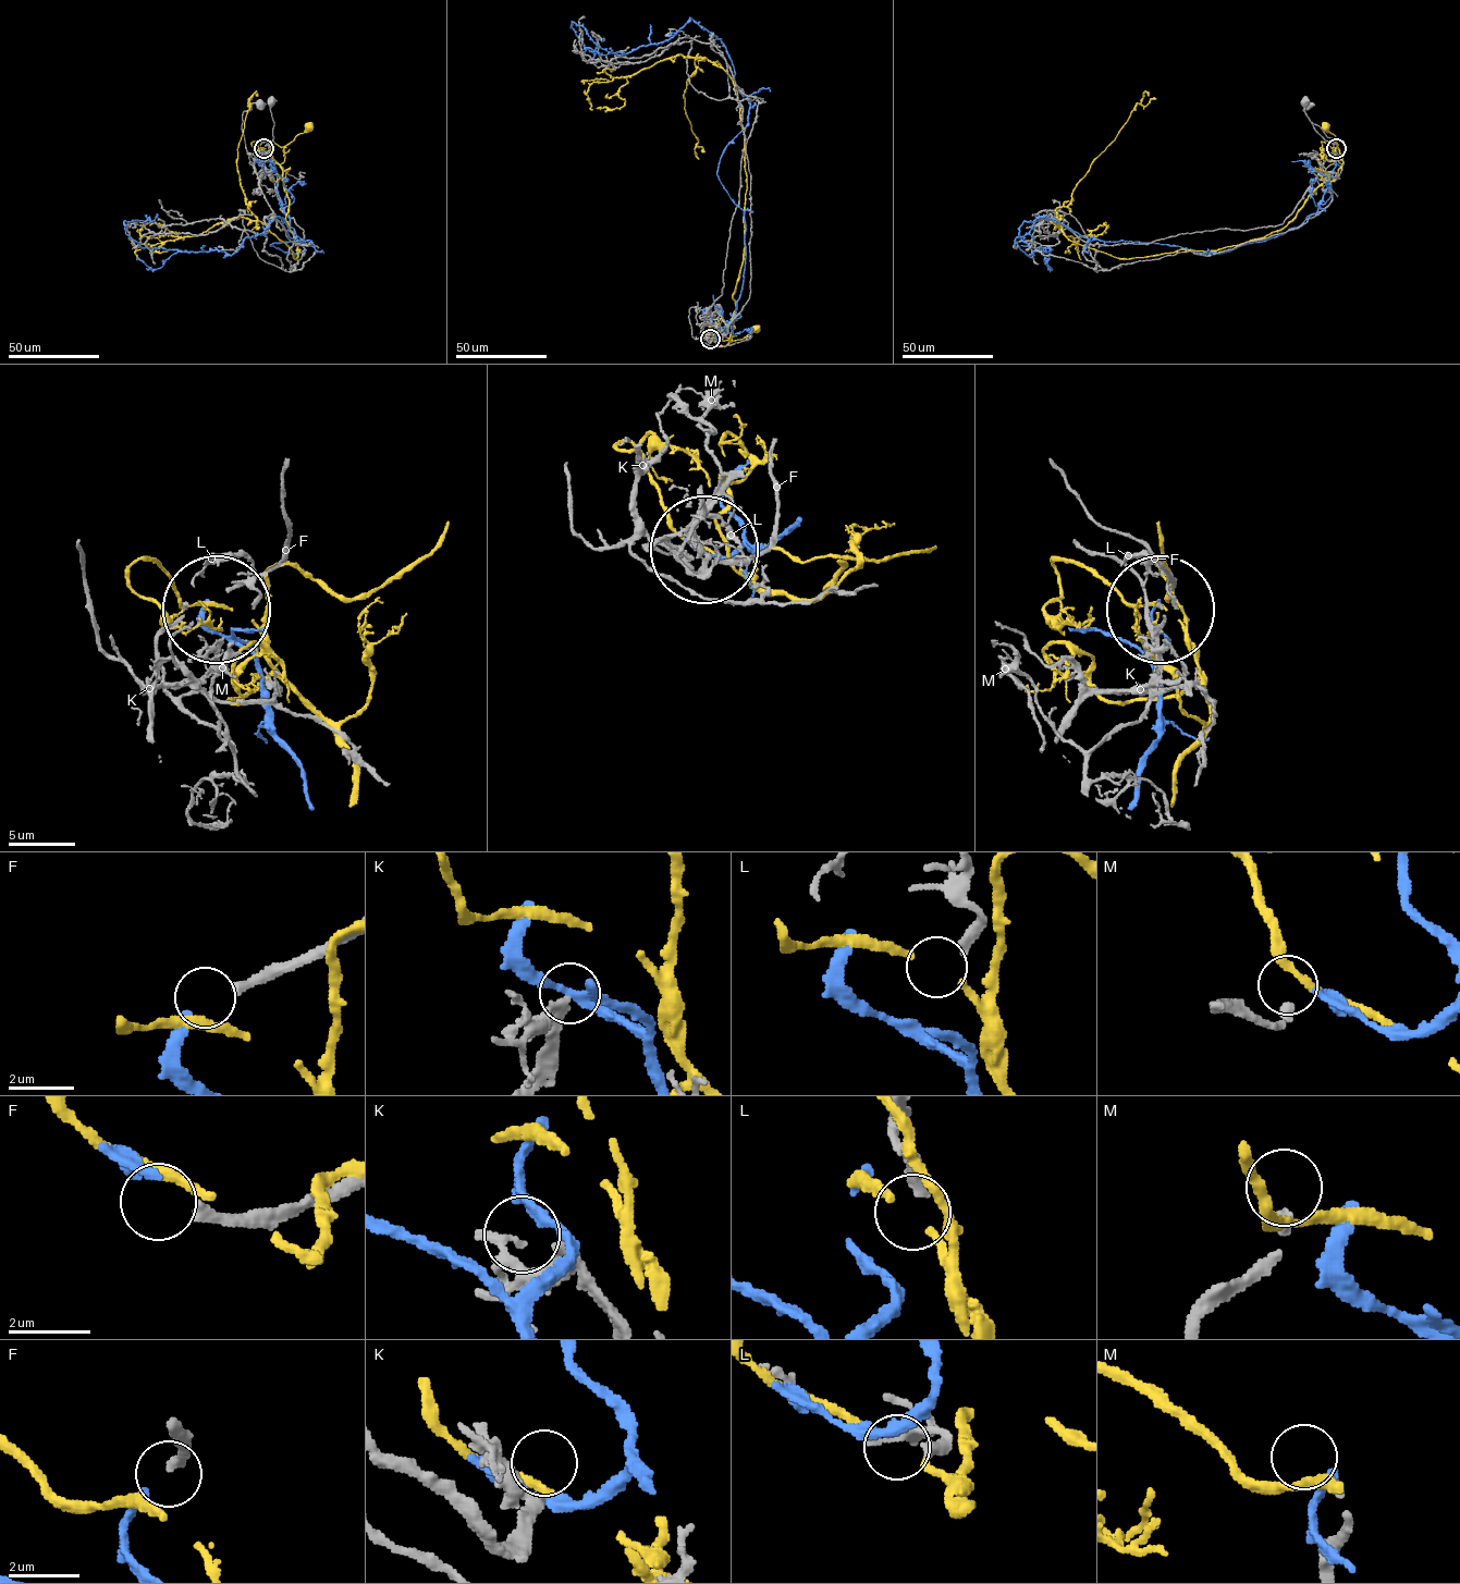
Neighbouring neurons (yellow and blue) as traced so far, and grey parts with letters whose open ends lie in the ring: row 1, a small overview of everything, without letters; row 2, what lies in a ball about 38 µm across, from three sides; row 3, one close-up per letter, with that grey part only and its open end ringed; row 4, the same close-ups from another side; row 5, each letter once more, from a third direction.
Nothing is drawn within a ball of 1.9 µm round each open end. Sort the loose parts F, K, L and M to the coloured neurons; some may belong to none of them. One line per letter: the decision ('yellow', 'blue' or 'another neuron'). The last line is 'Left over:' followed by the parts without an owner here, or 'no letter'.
F: blue
K: another neuron
L: another neuron
M: another neuron
Left over: K, L, M

